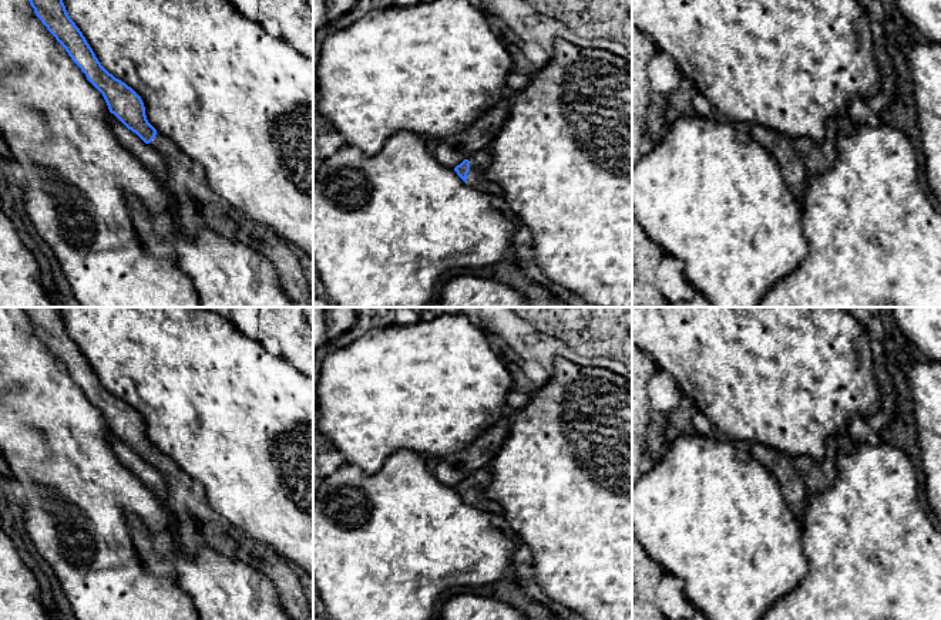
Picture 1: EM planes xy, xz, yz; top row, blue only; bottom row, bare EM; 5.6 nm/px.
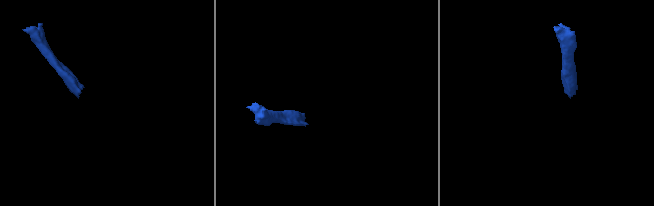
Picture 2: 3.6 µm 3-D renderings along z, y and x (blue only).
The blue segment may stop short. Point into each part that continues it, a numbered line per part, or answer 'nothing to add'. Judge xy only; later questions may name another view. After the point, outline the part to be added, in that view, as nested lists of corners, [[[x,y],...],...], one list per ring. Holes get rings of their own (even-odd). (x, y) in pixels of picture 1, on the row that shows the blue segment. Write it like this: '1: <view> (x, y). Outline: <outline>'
1: xy (198, 206). Outline: [[[157,132],[149,145],[162,154],[168,168],[168,189],[177,202],[177,226],[191,237],[209,229],[263,255],[275,267],[279,283],[296,307],[313,307],[313,293],[290,245],[265,225],[246,218],[214,192],[204,168],[172,141]]]

